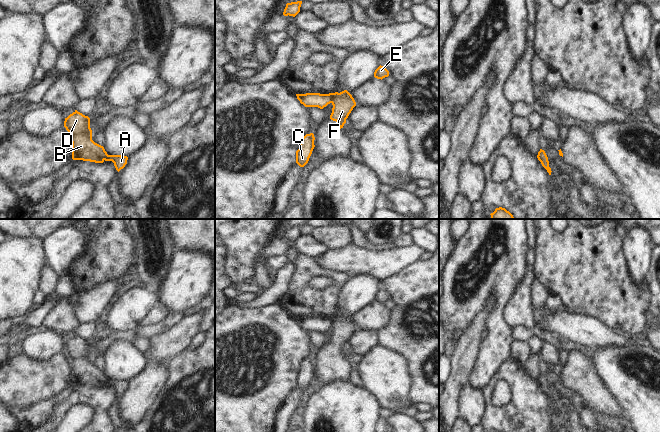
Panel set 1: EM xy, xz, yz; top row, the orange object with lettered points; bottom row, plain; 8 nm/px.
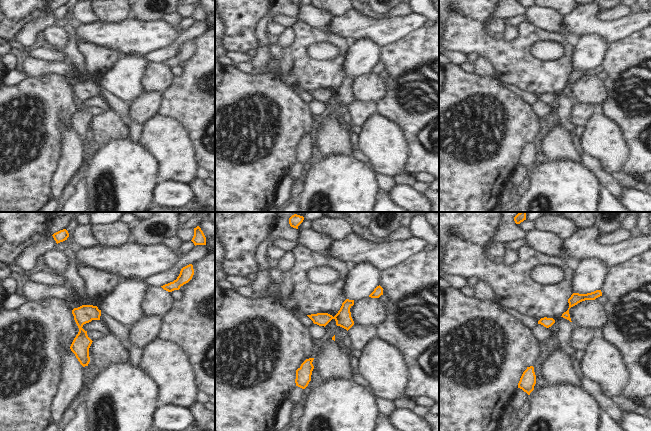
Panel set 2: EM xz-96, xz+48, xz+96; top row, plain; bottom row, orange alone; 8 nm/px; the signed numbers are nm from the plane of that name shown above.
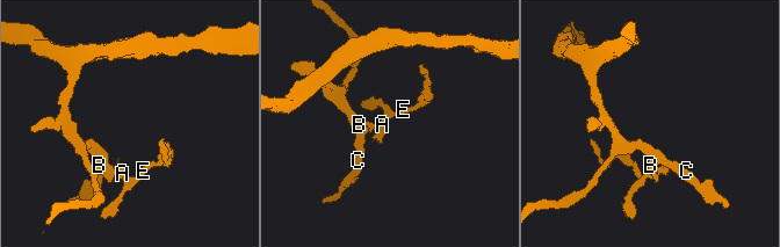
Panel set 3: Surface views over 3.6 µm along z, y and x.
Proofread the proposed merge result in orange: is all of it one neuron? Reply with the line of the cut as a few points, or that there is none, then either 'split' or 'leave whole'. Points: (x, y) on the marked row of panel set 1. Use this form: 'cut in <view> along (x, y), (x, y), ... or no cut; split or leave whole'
cut in xz along (328, 94), (332, 102); split

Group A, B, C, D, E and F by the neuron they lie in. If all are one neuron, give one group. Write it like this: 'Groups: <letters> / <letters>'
Groups: A E F / B C D.

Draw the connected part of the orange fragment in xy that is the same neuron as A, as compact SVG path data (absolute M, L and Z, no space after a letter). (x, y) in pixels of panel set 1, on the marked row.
M107 155L104 159L105 161L112 161L116 170L119 172L127 164L128 157L121 155Z

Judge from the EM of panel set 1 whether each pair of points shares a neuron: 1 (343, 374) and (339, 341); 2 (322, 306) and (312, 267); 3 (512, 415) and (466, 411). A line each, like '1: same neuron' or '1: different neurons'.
1: same neuron
2: same neuron
3: different neurons

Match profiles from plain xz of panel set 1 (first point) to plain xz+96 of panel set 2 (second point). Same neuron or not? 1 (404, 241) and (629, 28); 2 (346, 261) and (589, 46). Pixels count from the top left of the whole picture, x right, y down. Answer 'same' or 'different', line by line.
1: different
2: different

